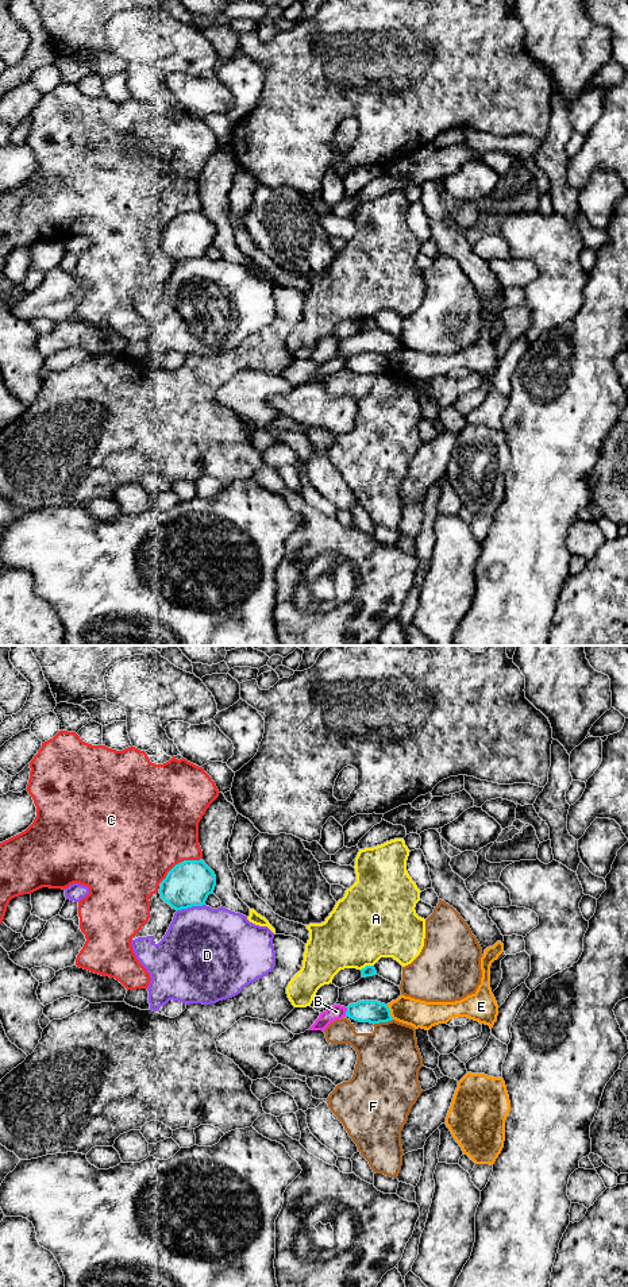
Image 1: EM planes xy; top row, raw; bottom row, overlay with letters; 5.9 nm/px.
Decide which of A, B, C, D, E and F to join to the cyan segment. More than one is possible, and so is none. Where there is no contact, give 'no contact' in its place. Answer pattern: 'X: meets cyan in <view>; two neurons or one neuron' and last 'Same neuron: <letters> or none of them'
A: meets cyan in xy; two neurons
B: meets cyan in xy; two neurons
C: meets cyan in xy; two neurons
D: meets cyan in xy; two neurons
E: meets cyan in xy; two neurons
F: meets cyan in xy; two neurons
Same neuron: none of them

